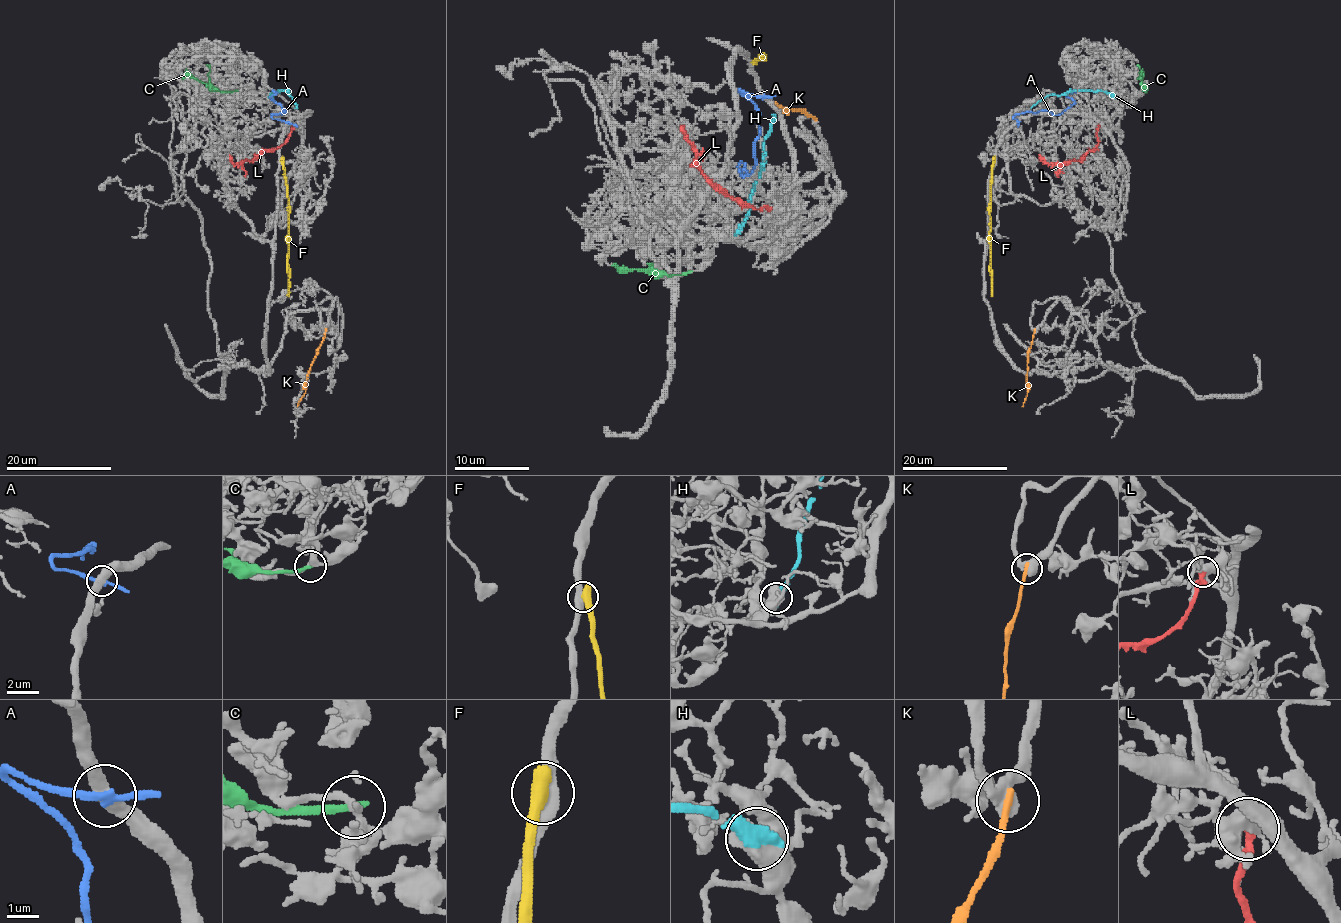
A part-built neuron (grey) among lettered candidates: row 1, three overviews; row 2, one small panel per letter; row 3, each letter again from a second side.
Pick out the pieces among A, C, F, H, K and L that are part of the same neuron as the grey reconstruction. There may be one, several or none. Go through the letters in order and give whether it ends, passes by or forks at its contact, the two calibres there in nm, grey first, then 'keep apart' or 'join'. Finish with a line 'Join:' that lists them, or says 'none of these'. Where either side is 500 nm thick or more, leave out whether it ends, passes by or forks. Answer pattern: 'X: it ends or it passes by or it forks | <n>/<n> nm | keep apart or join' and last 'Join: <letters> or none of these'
A: it passes by | 420/240 nm | keep apart
C: it ends | 240/280 nm | keep apart
F: 440/550 nm | keep apart
H: 500/650 nm | keep apart
K: it ends | 460/240 nm | keep apart
L: it ends | 400/280 nm | keep apart
Join: none of these

